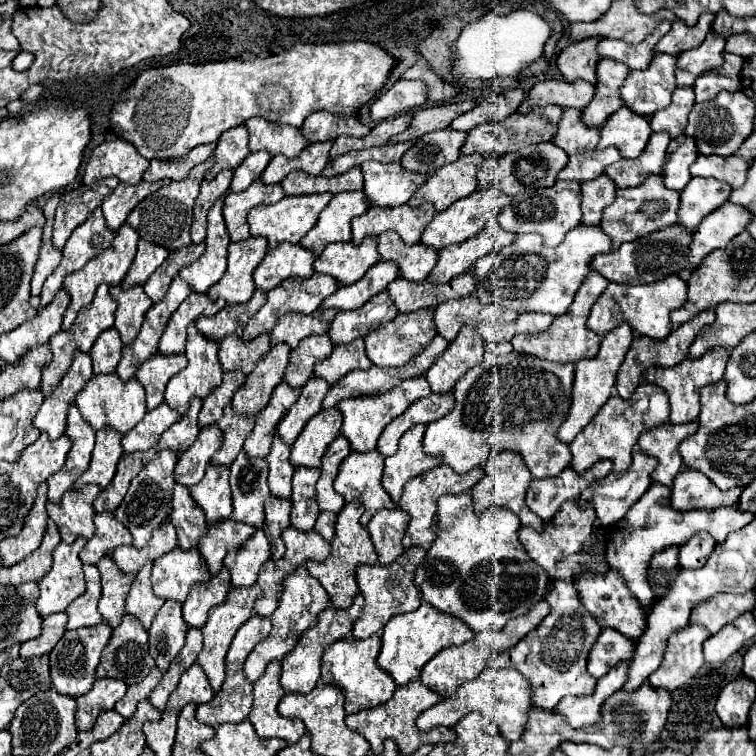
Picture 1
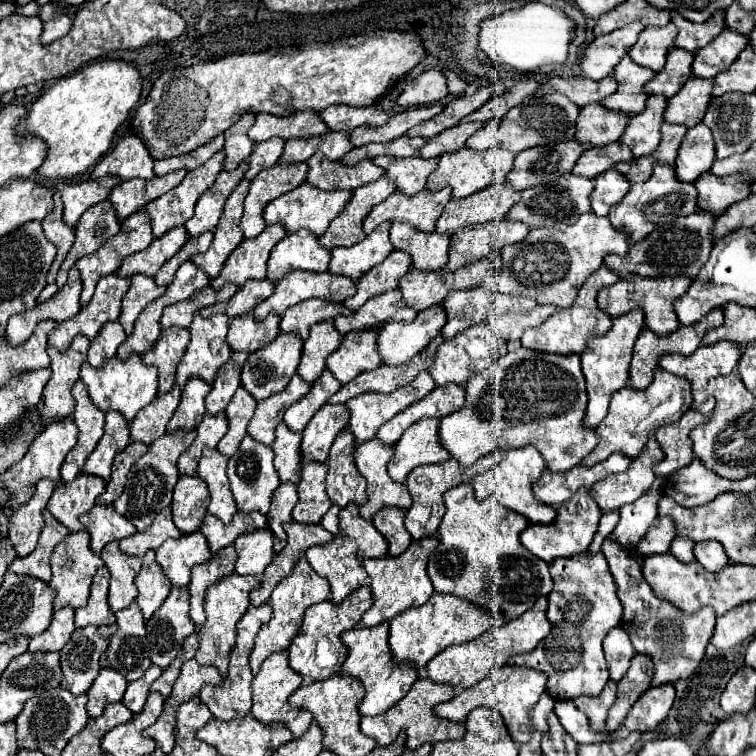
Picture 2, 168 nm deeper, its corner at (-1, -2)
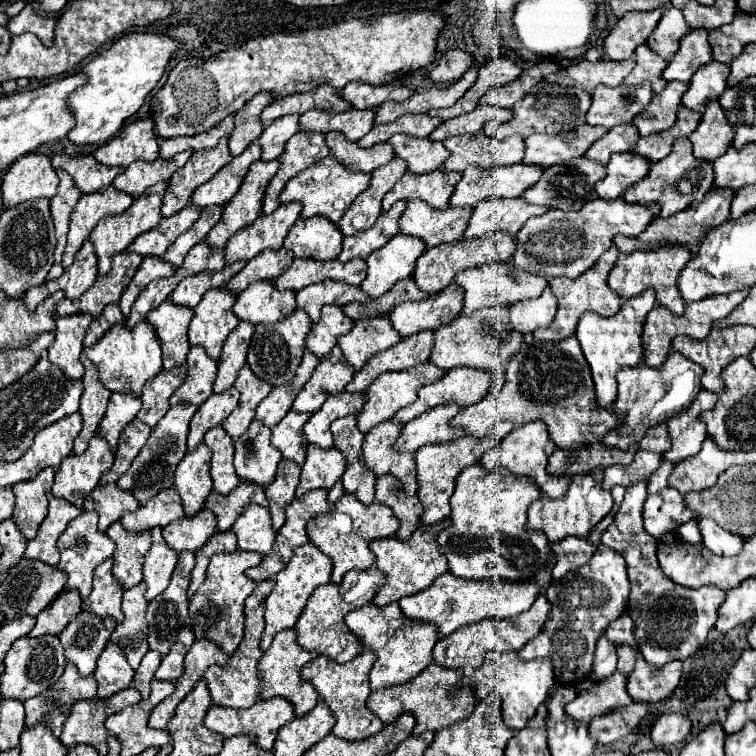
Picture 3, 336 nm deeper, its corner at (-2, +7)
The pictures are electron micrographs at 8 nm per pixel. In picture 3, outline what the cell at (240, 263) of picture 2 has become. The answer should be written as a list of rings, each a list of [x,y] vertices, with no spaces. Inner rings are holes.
[[[299,201],[283,203],[277,211],[269,215],[259,215],[257,221],[237,231],[225,245],[227,265],[235,261],[249,261],[257,257],[263,249],[283,247],[283,239],[291,225],[299,219],[303,205]]]

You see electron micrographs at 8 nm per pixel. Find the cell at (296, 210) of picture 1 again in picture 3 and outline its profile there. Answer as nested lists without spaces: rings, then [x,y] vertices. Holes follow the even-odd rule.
[[[329,155],[323,161],[317,161],[315,165],[311,165],[303,173],[299,173],[297,177],[293,177],[281,193],[281,203],[301,201],[303,203],[301,217],[321,215],[321,217],[327,217],[329,221],[337,223],[343,217],[343,213],[347,211],[347,207],[353,203],[353,199],[357,195],[361,195],[369,185],[371,185],[371,175],[369,173],[351,171],[345,165],[341,165],[333,155]]]

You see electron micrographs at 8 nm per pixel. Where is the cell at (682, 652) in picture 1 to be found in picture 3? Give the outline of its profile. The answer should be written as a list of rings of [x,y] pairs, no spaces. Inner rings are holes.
[[[639,481],[627,489],[615,521],[601,535],[601,543],[623,555],[623,559],[627,561],[627,573],[631,581],[627,613],[637,623],[641,623],[635,627],[637,647],[649,663],[663,667],[665,663],[675,659],[685,661],[705,643],[709,629],[717,621],[719,607],[725,601],[725,591],[713,585],[689,589],[665,577],[657,563],[657,541],[653,541],[653,537],[643,527],[645,497],[647,481]]]

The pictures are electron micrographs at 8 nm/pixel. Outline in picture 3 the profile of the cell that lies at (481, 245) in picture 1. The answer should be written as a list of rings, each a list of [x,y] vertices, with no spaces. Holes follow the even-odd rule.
[[[521,197],[485,199],[475,207],[471,221],[465,229],[465,239],[481,237],[481,235],[493,233],[493,231],[517,233],[527,223],[527,219],[531,219],[535,215],[543,215],[547,209],[549,207],[531,205]]]

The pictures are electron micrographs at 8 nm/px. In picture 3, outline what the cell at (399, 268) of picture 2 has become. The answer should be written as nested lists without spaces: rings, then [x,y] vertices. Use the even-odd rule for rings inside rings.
[[[397,233],[387,245],[373,251],[367,257],[367,279],[361,283],[361,289],[377,299],[387,293],[393,283],[411,277],[415,271],[417,259],[427,251],[425,241]]]

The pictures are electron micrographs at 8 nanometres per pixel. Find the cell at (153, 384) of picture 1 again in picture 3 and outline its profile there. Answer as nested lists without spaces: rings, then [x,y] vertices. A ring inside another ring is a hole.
[[[165,299],[159,307],[155,307],[147,315],[149,323],[155,327],[161,347],[163,347],[163,367],[173,369],[181,365],[187,359],[189,353],[189,323],[193,319],[193,309],[191,307],[181,307],[175,305],[173,301]]]

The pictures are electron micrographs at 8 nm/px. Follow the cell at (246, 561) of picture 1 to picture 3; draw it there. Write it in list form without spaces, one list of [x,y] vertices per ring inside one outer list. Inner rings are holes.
[[[253,503],[245,505],[243,513],[239,513],[231,531],[237,535],[241,551],[257,551],[265,555],[269,553],[275,541],[269,509],[261,505],[253,505]]]

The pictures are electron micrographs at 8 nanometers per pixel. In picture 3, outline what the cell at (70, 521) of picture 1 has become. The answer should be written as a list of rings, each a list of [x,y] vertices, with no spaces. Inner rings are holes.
[[[95,435],[89,441],[89,449],[83,455],[69,455],[53,481],[53,495],[71,501],[77,507],[83,507],[83,497],[99,483],[101,475],[113,465],[113,449],[109,443]]]

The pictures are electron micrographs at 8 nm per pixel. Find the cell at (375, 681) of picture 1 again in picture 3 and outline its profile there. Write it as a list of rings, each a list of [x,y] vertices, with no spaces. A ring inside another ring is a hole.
[[[369,603],[365,607],[359,607],[347,613],[345,621],[347,621],[347,627],[363,641],[363,645],[373,653],[377,653],[377,661],[369,673],[373,691],[379,687],[391,687],[391,685],[401,685],[405,681],[411,681],[427,665],[433,663],[433,647],[439,641],[437,625],[407,619],[399,603],[389,603],[387,607],[377,607]]]

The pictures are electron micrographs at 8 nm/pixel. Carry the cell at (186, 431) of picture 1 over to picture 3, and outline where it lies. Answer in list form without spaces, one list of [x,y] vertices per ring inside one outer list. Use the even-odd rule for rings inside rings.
[[[193,345],[187,355],[187,363],[189,375],[185,383],[171,395],[171,405],[185,401],[199,407],[213,393],[213,383],[217,377],[217,359],[209,357],[203,347]]]

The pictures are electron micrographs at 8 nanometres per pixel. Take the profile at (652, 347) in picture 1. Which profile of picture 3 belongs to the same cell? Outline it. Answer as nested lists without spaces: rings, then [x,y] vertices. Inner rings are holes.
[[[741,289],[737,293],[727,293],[725,297],[707,297],[705,301],[697,301],[693,305],[685,307],[683,315],[673,315],[669,309],[665,309],[663,305],[655,305],[653,311],[647,315],[645,321],[645,329],[643,329],[643,349],[645,349],[645,363],[649,367],[661,367],[663,361],[669,355],[671,349],[671,341],[677,335],[689,335],[693,339],[705,339],[713,327],[715,321],[727,317],[745,297],[747,297],[749,289]]]

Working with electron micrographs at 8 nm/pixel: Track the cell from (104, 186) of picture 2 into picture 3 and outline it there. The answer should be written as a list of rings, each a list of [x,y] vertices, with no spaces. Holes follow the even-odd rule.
[[[53,155],[53,167],[65,169],[81,193],[93,193],[101,187],[113,183],[113,179],[123,173],[123,167],[107,167],[95,161],[93,155]]]

